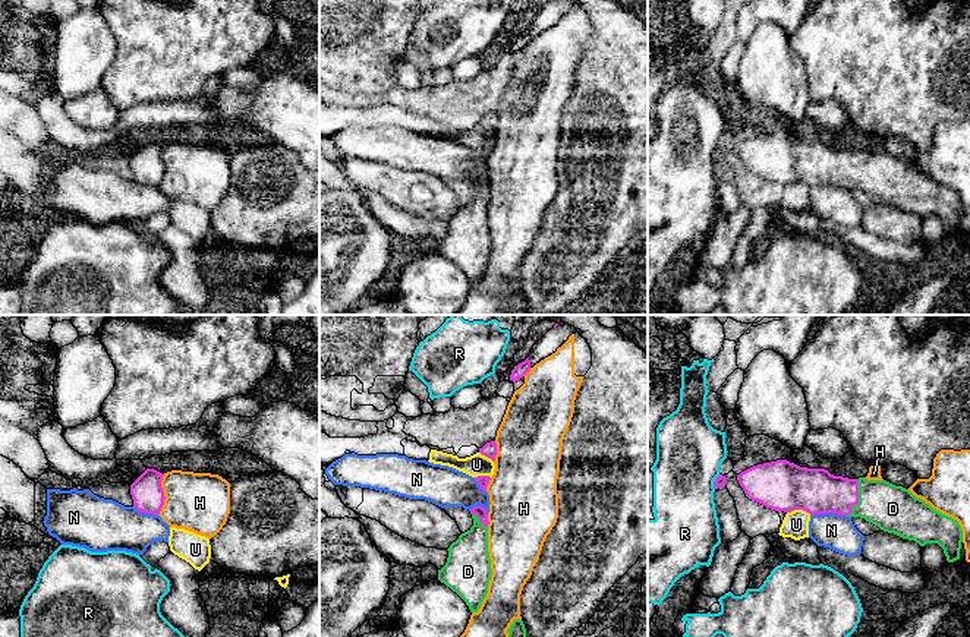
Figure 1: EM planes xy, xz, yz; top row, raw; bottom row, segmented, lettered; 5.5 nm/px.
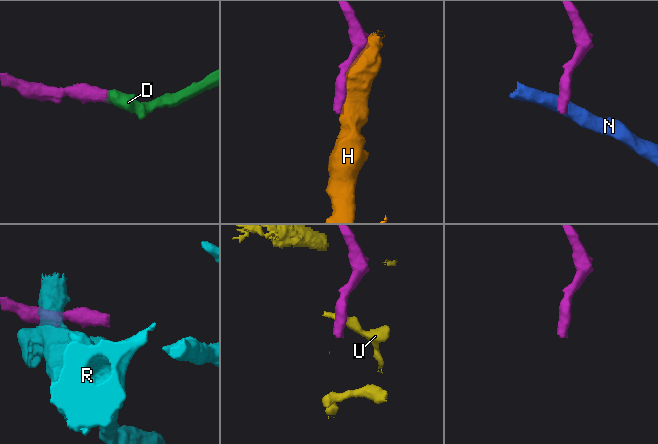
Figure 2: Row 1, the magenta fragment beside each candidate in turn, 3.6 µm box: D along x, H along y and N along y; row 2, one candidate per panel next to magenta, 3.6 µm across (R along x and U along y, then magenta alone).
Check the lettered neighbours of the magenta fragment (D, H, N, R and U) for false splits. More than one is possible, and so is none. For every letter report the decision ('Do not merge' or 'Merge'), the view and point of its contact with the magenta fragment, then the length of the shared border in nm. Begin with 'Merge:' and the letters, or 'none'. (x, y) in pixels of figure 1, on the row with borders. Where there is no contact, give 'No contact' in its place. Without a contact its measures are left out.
Merge: D
D: Merge. Touches magenta at yz (857, 498). Shared border 220 nm
H: Do not merge. Touches magenta at xy (163, 495). Shared border 220 nm
N: Do not merge. Touches magenta at yz (828, 511). Shared border 200 nm
R: Do not merge. Touches magenta at yz (714, 482). Shared border 90 nm
U: Do not merge. Touches magenta at yz (799, 508). Shared border 140 nm

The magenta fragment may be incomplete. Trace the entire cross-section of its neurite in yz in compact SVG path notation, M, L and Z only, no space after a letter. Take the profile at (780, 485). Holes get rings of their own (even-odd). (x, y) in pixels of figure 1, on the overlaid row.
M787 460L753 466L737 474L737 480L749 499L766 508L860 517L920 546L938 543L948 562L960 559L958 521L886 480L834 476L825 469L800 467Z

